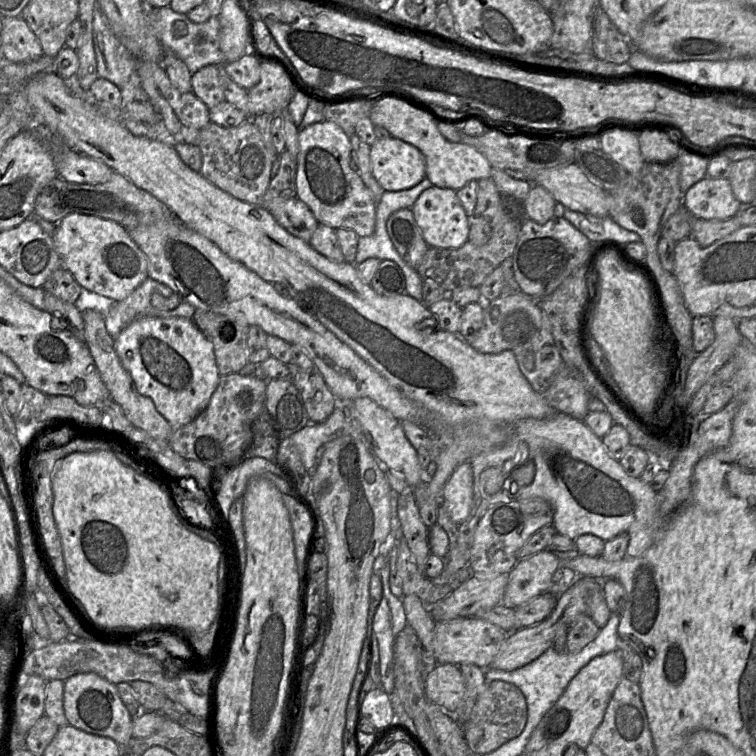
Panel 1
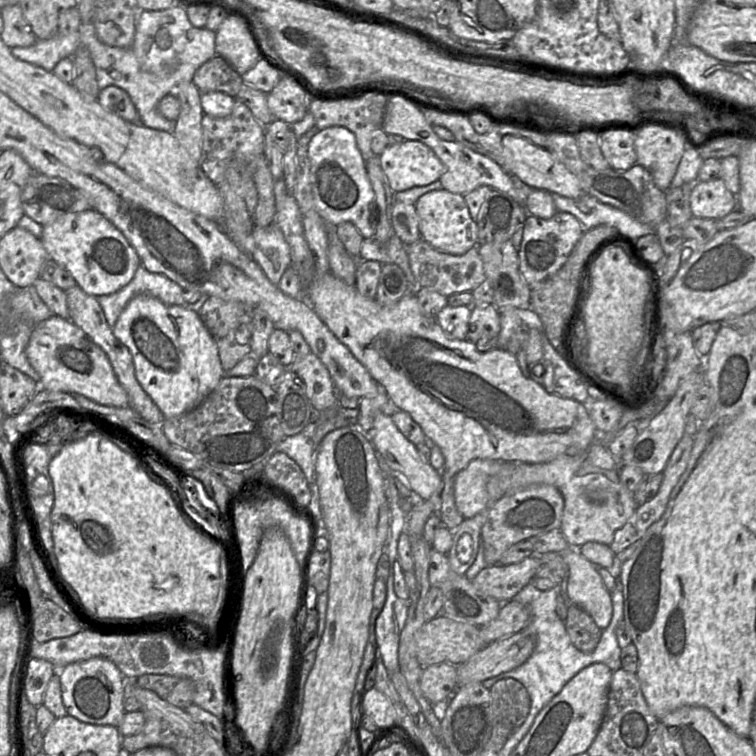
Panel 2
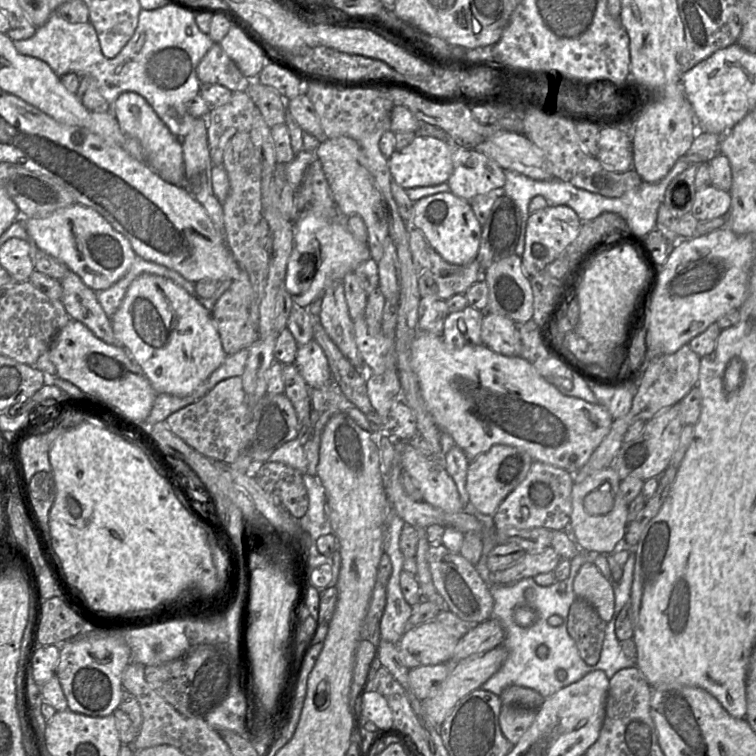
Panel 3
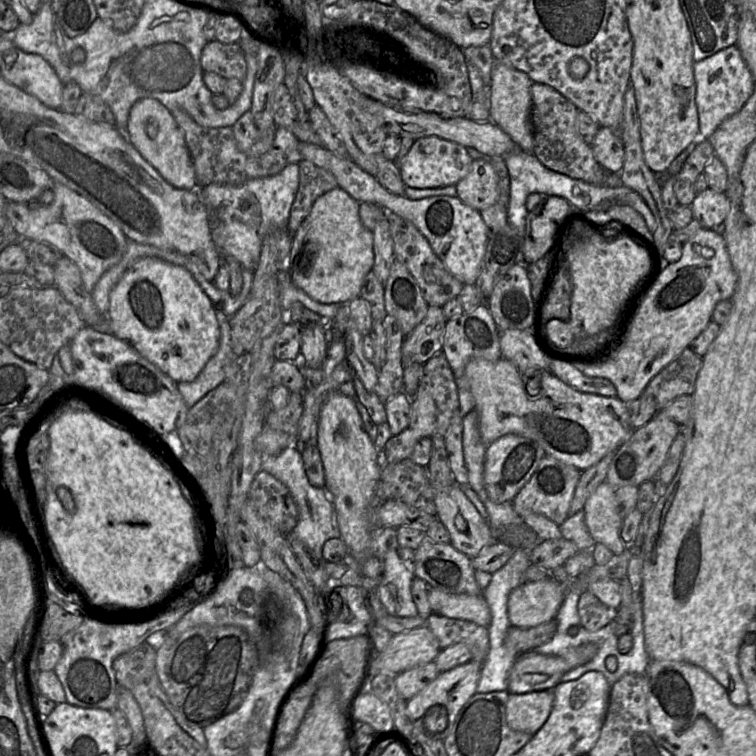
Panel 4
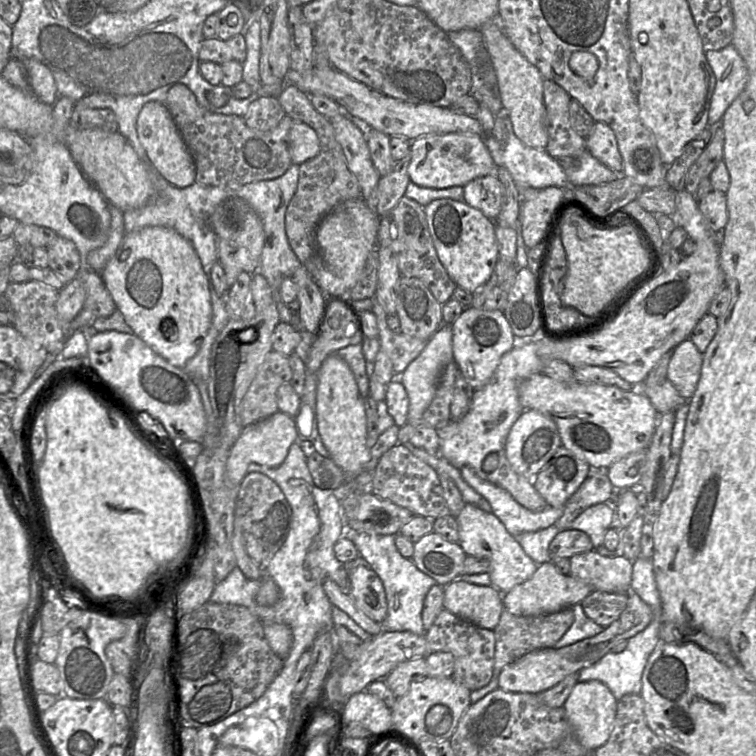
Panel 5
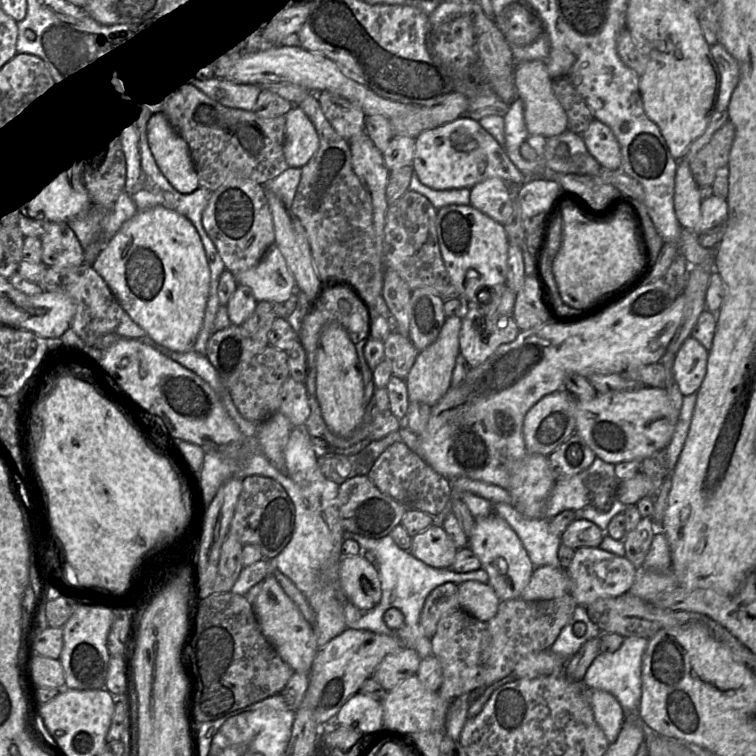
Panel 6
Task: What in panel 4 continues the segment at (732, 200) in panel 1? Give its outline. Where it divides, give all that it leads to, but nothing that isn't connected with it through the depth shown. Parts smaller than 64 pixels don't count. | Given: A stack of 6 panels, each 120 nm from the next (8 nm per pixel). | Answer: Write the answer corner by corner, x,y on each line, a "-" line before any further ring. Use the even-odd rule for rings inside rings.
708,188
696,195
691,209
694,219
702,228
713,229
725,221
730,211
730,202
725,192

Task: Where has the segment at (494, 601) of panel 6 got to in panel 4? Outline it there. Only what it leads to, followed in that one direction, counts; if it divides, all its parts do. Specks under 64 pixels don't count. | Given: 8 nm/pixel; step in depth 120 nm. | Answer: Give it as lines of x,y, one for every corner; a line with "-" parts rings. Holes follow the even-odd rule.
431,587
428,601
432,613
473,622
483,627
488,627
491,623
490,608
482,594
450,594

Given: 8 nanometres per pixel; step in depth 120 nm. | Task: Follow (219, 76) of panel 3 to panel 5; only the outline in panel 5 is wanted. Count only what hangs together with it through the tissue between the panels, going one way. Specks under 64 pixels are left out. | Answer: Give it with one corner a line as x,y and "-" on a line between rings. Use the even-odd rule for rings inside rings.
238,34
228,40
217,37
203,39
199,50
200,62
215,62
222,65
228,61
244,63
246,59
246,42
243,34

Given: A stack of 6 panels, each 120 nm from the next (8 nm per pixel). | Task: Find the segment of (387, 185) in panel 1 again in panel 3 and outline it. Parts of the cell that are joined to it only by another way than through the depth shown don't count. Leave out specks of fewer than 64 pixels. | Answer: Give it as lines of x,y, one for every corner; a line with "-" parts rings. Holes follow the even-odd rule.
416,134
412,142
402,150
394,151
388,159
389,172
392,180
403,189
411,189
417,187
429,187
447,182
453,172
452,163
452,143
445,139
438,139
436,136
418,135

